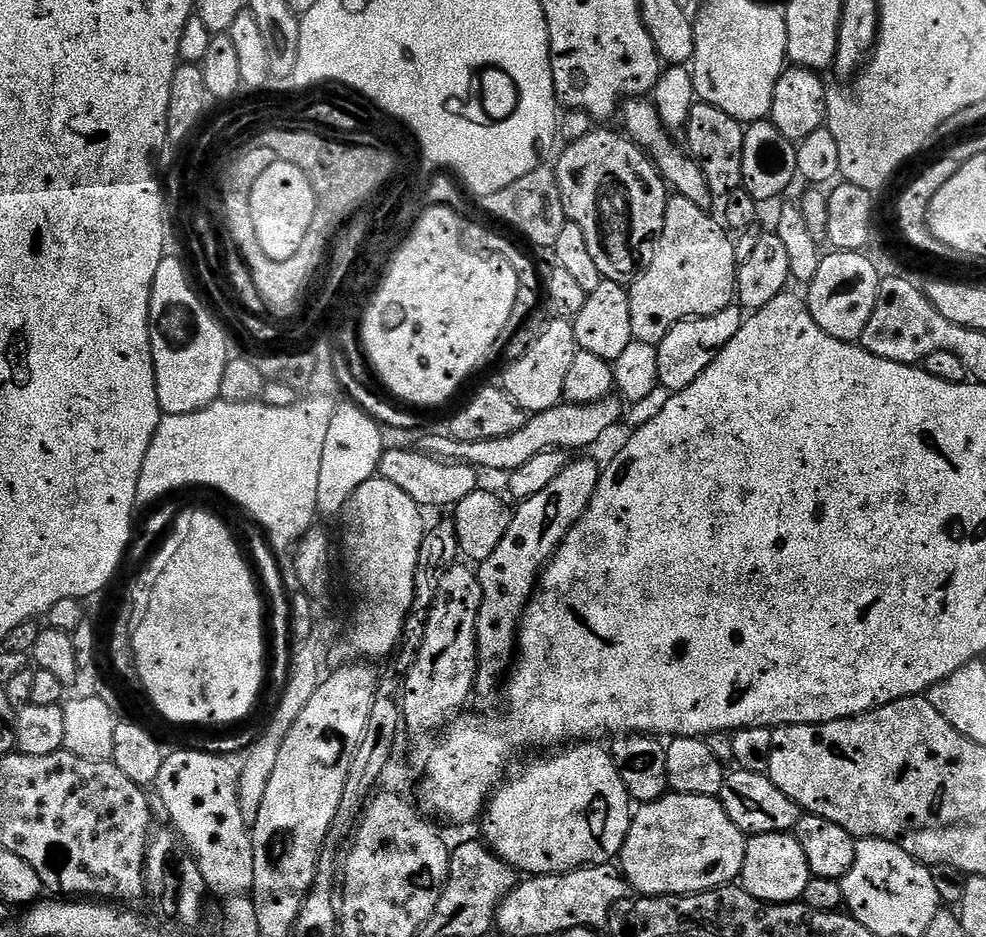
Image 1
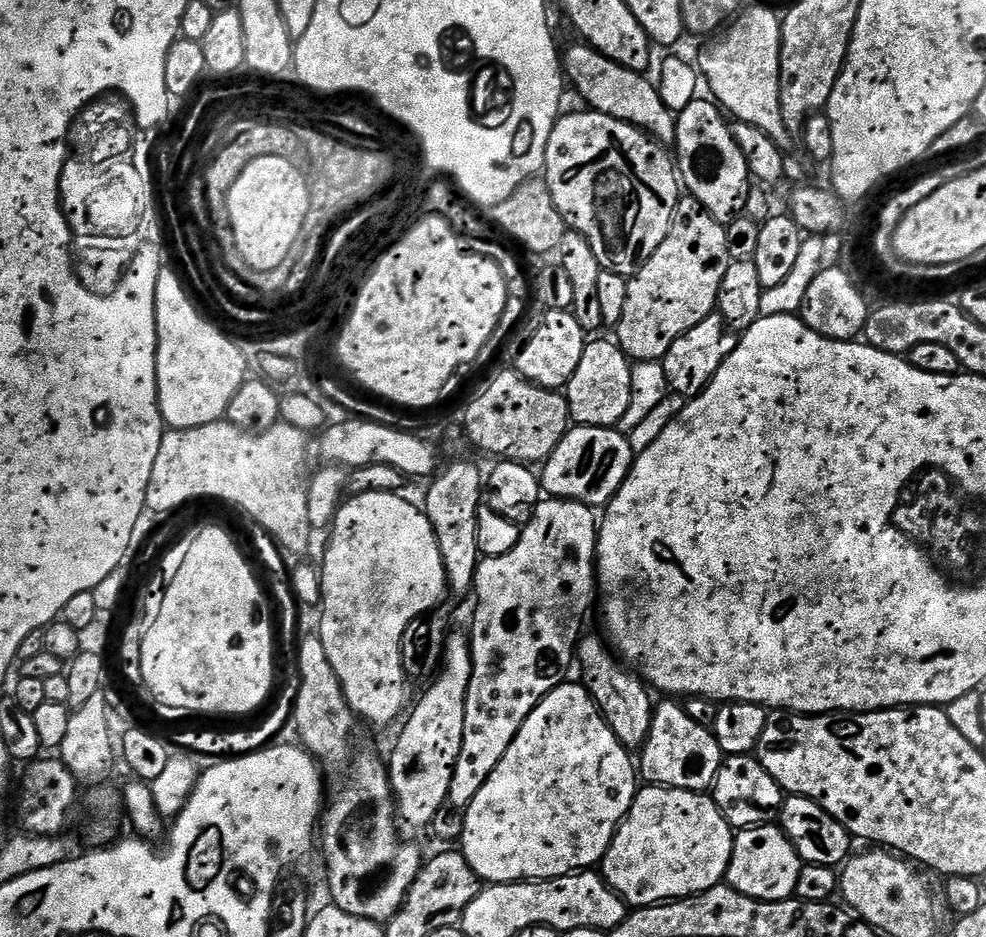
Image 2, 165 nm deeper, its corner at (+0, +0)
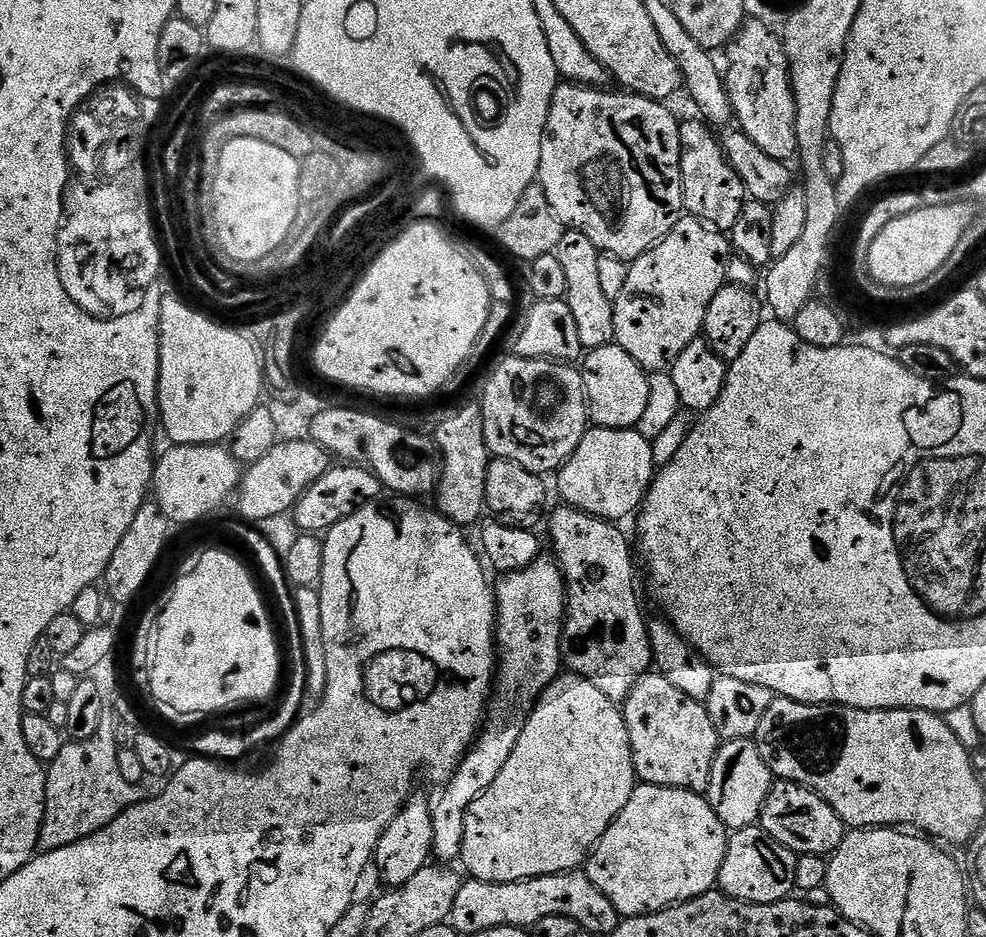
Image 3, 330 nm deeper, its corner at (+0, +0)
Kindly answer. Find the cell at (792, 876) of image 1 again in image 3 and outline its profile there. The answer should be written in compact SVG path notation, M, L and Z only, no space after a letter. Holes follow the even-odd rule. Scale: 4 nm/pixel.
M759 826L733 831L728 838L726 858L722 862L719 891L725 892L730 898L745 900L751 904L773 904L789 899L796 886L796 858L797 853L782 846L782 842L770 838L770 834L766 834Z

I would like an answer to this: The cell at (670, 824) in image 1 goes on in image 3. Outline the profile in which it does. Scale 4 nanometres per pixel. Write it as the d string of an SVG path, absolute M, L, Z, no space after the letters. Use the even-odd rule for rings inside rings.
M640 782L630 802L626 802L622 814L614 818L606 834L602 834L592 849L592 855L586 861L586 871L590 882L594 882L594 886L606 894L606 898L610 898L614 910L618 910L622 918L654 914L690 898L698 898L717 887L729 835L729 829L724 827L701 793Z

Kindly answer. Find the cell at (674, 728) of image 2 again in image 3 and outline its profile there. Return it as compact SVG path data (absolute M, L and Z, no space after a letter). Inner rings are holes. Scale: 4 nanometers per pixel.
M650 670L623 701L626 730L630 734L632 761L637 781L707 793L716 751L722 743L703 703L678 690L656 670Z

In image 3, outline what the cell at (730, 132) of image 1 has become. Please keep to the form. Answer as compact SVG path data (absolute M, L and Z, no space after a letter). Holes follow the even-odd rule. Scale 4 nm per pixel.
M703 119L684 120L680 125L680 165L684 187L684 212L718 232L731 233L744 201L749 199L742 178L730 166L717 133Z

